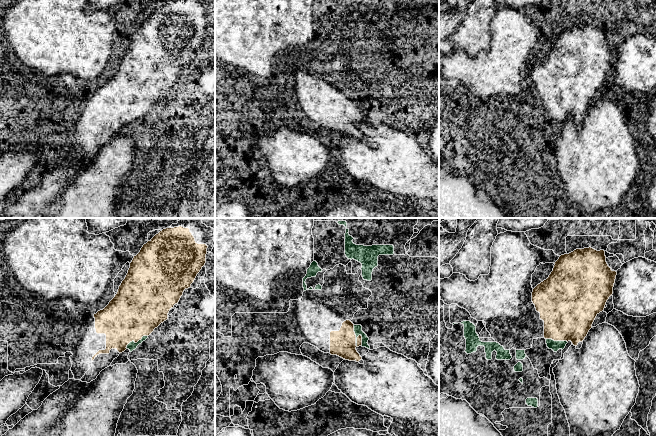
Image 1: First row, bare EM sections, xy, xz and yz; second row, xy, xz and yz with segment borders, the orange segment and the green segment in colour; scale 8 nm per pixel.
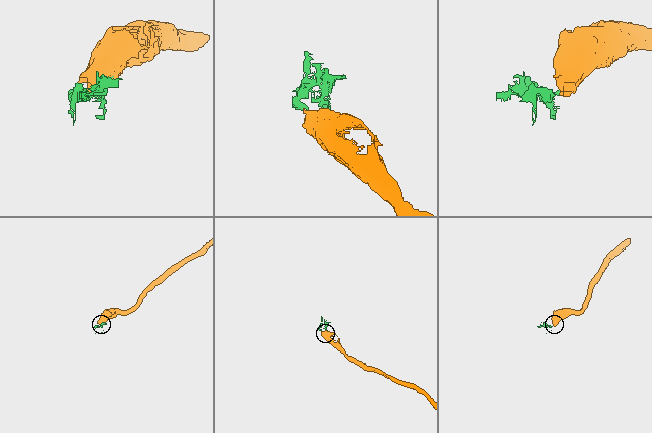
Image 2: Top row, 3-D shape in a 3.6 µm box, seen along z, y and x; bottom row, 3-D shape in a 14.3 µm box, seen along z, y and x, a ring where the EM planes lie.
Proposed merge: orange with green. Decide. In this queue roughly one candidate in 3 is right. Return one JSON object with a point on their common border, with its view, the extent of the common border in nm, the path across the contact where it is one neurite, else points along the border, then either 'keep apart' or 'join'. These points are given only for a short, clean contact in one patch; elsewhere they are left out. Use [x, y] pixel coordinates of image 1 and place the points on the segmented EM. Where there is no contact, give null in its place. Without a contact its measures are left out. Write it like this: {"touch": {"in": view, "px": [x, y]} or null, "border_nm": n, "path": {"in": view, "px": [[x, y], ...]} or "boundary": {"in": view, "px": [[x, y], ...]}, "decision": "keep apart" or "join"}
{"touch": {"in": "xz", "px": [358, 336]}, "border_nm": 180, "path": {"in": "xz", "px": [[343, 342], [350, 336], [358, 336], [358, 331]]}, "decision": "join"}

